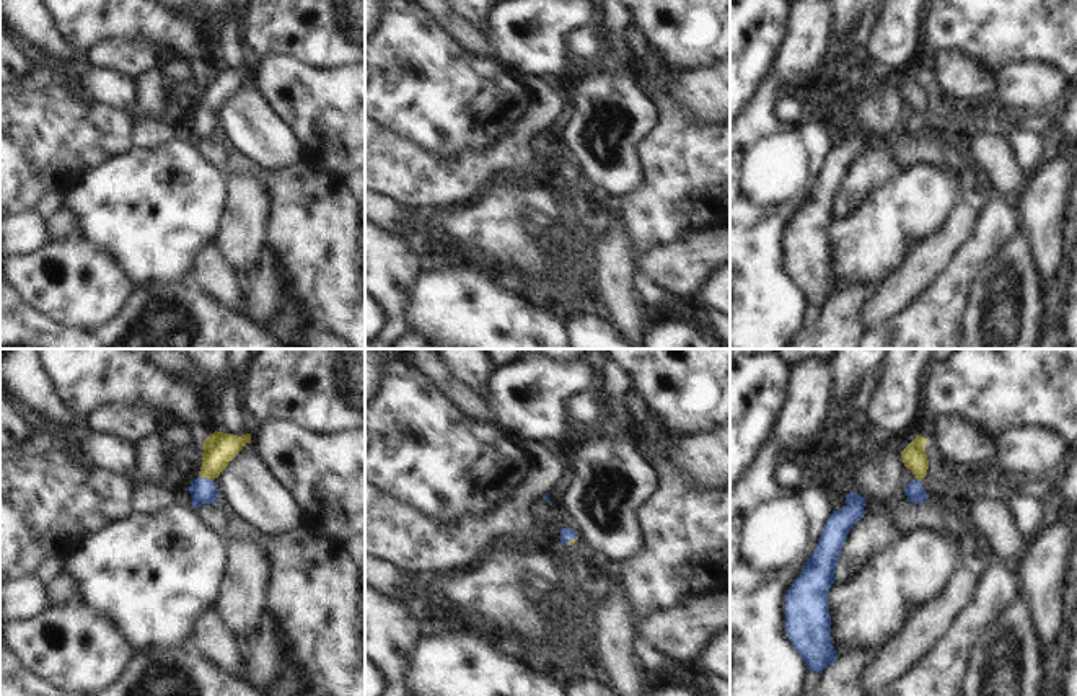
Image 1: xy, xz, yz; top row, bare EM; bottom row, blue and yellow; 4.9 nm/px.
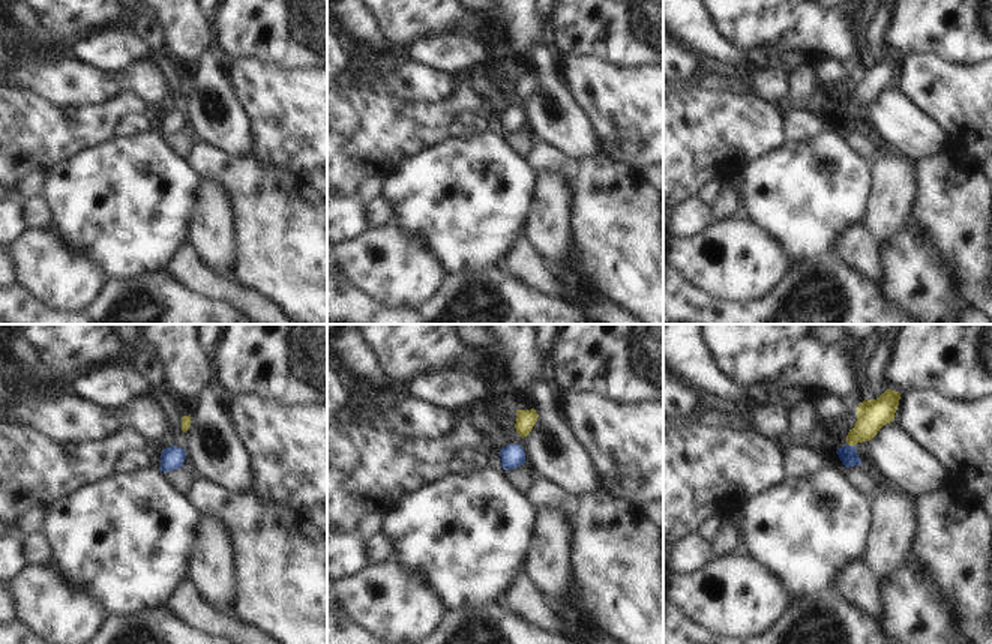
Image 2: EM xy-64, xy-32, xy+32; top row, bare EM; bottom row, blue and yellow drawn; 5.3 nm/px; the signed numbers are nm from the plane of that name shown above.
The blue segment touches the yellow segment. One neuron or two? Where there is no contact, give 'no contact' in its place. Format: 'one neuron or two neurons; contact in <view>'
one neuron; contact in xy

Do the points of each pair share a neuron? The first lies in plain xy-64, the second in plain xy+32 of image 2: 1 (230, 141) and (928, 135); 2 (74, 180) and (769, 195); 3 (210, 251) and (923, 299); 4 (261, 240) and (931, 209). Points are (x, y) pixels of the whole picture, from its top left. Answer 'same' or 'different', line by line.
1: same
2: same
3: different
4: same

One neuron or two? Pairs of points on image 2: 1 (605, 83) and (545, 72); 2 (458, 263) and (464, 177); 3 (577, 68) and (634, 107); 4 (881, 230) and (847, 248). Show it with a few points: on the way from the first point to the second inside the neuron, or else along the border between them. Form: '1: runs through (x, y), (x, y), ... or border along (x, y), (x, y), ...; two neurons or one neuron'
1: border along (559, 59), (562, 78), (578, 107); two neurons
2: runs through (462, 242), (468, 228), (468, 201), (471, 198); one neuron
3: runs through (590, 80), (620, 104); one neuron
4: border along (862, 222), (880, 248); two neurons

